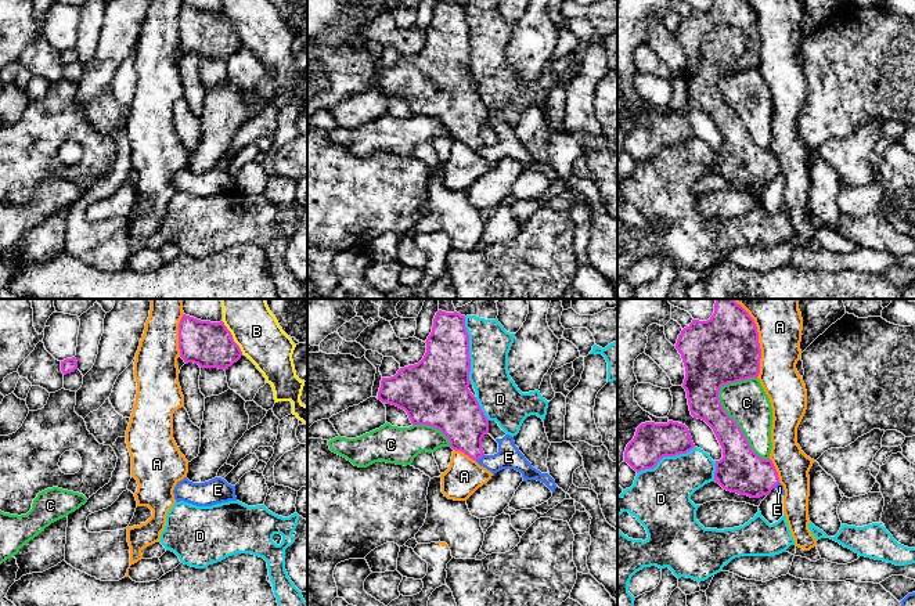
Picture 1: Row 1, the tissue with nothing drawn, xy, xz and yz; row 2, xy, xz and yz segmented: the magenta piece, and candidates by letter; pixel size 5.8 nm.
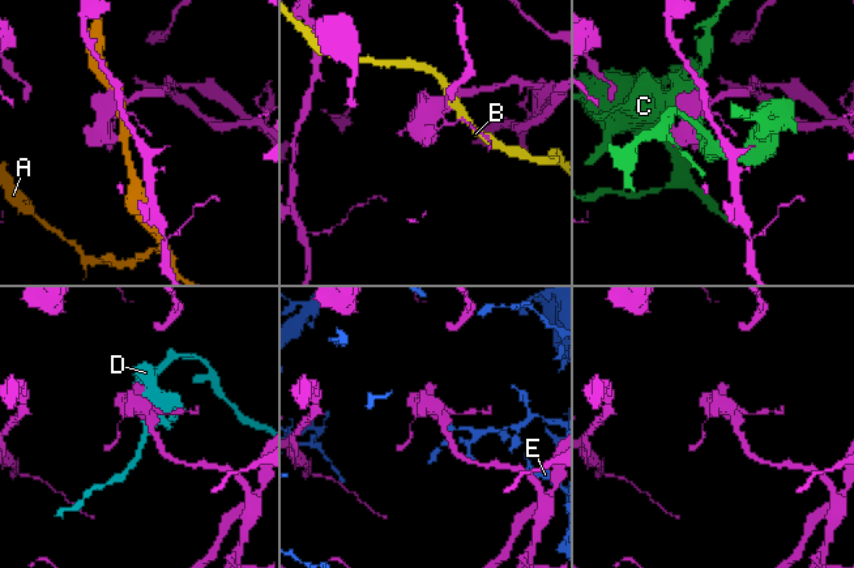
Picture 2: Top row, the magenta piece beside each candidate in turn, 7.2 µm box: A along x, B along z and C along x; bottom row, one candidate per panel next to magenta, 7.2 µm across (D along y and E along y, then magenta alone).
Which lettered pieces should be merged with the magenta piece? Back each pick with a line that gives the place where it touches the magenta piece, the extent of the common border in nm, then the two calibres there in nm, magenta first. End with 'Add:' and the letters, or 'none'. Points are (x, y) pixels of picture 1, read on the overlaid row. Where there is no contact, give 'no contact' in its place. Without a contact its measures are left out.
Add: none

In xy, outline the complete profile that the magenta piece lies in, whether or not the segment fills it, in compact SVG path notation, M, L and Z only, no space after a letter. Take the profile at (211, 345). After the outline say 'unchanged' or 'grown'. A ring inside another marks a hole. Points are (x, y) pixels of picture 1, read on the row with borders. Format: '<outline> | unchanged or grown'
M185 314L179 324L179 350L185 364L224 371L242 356L223 321L201 321Z | unchanged

